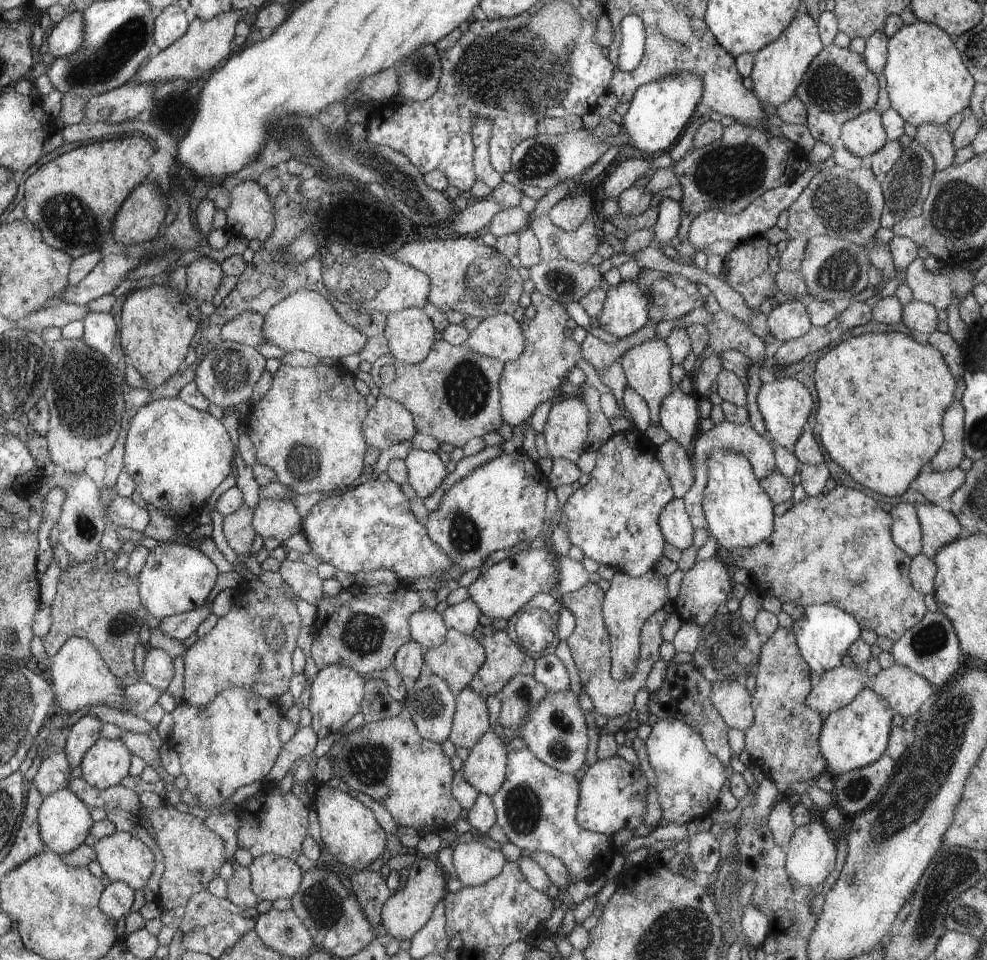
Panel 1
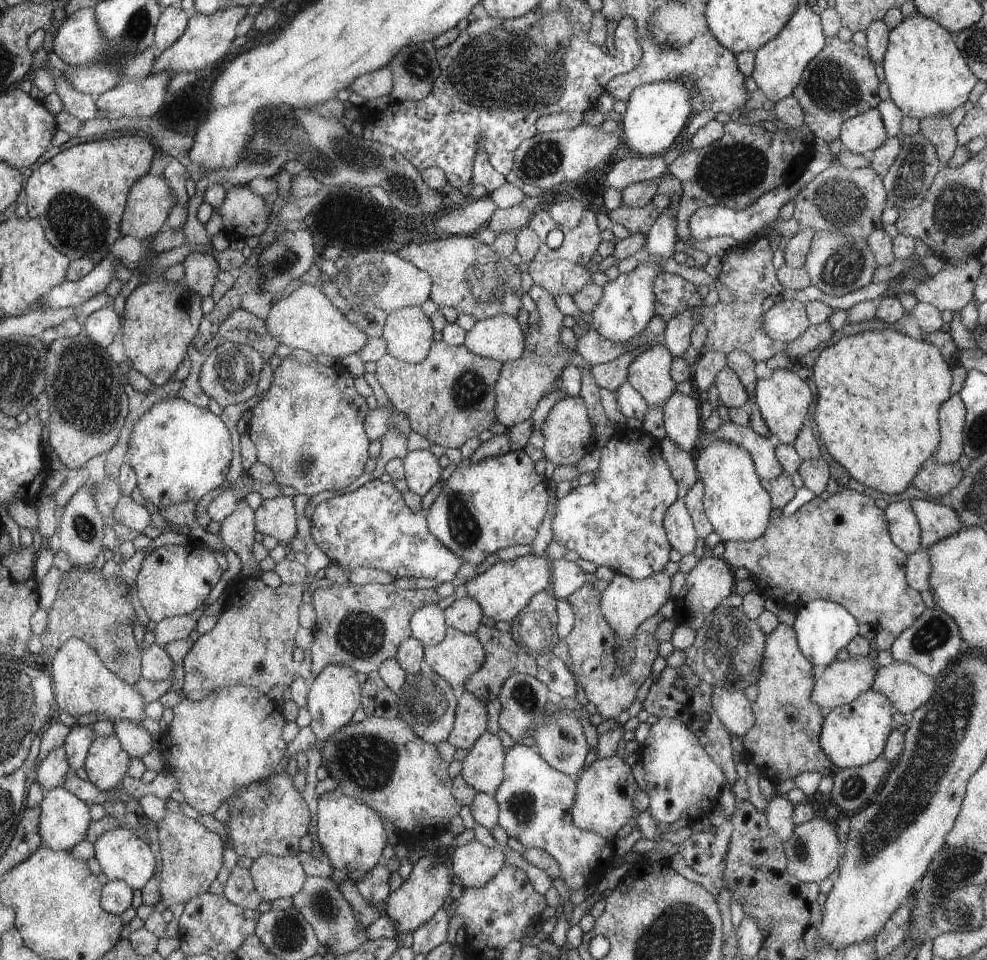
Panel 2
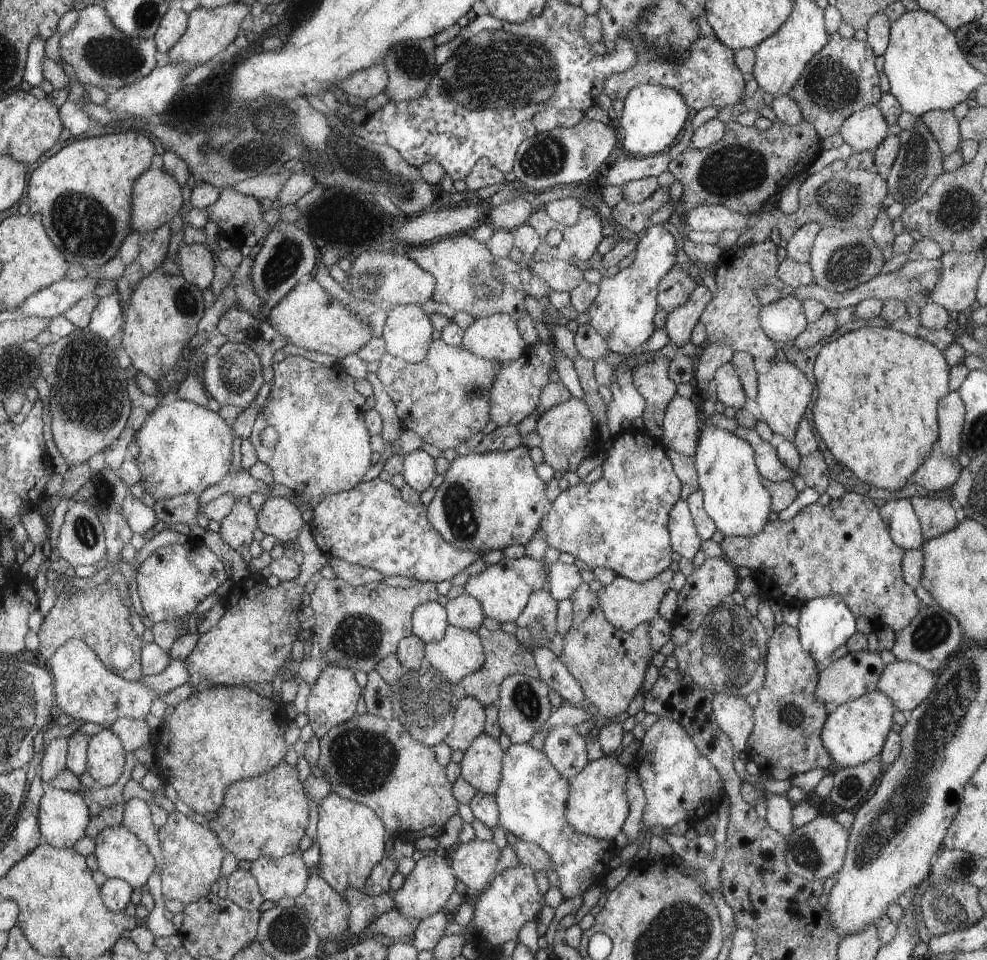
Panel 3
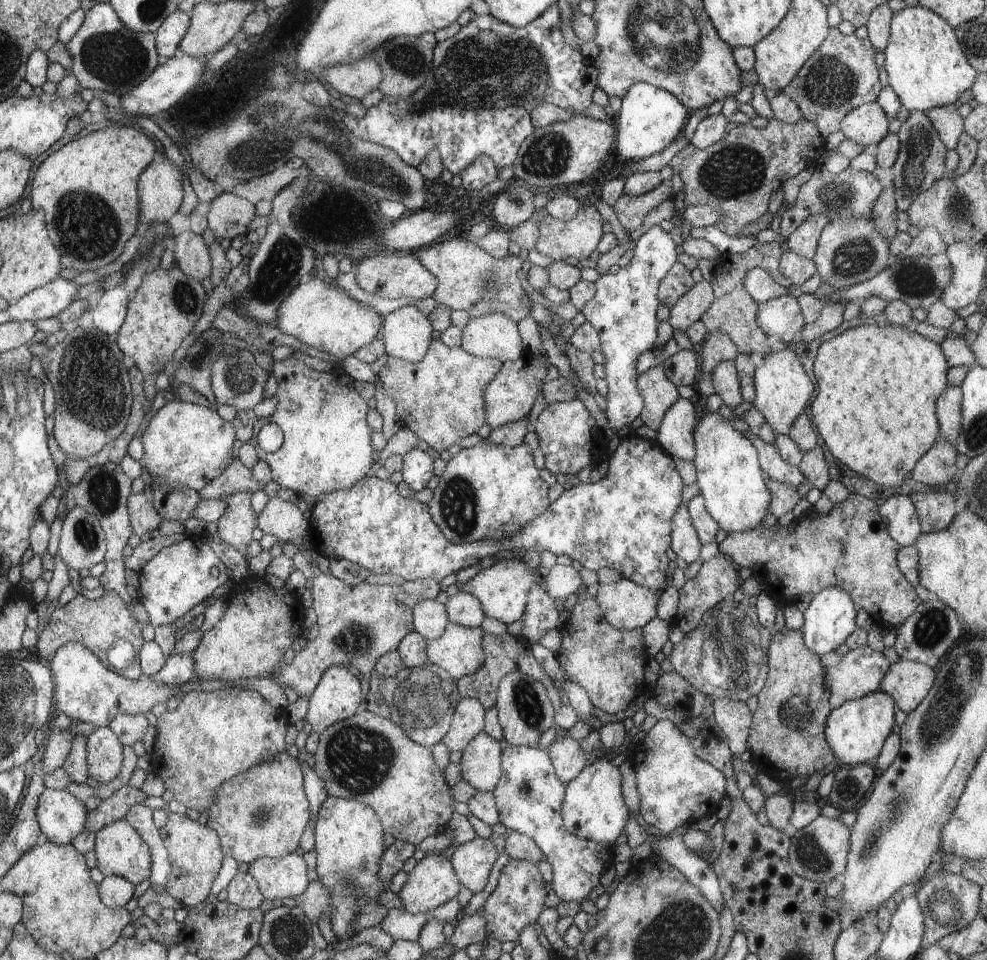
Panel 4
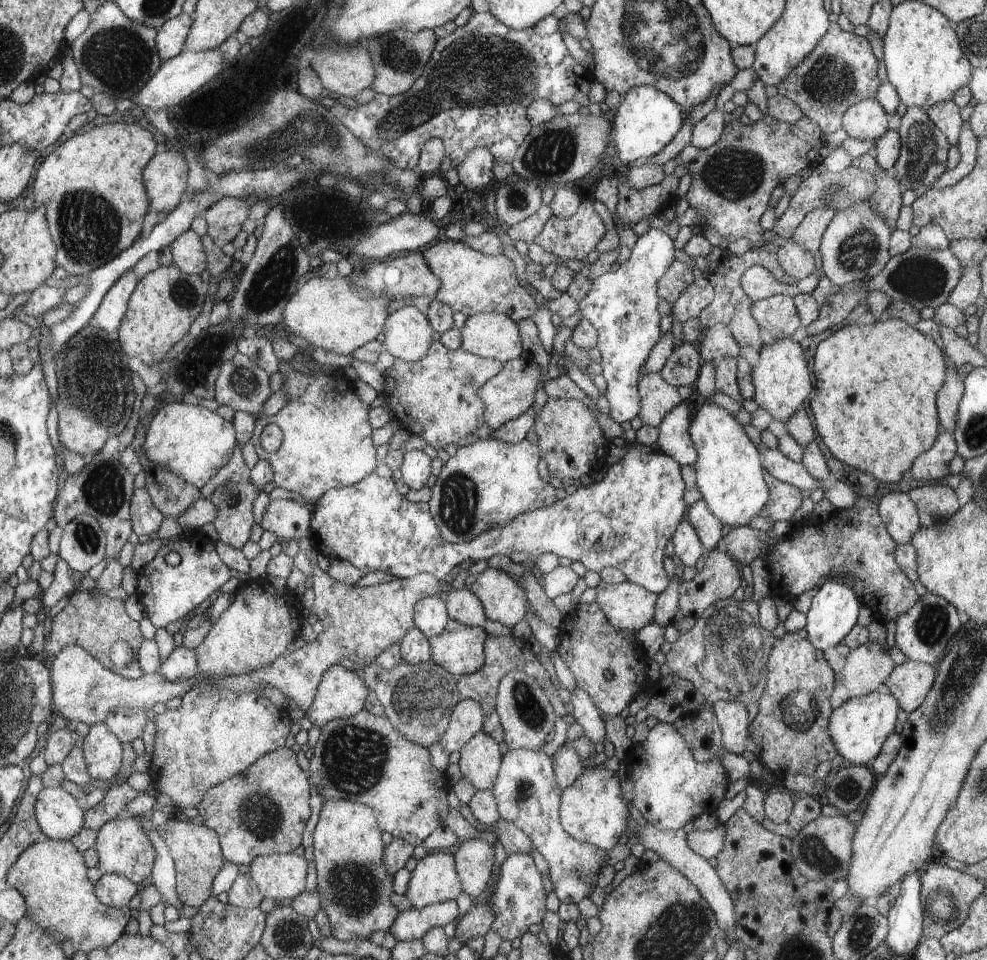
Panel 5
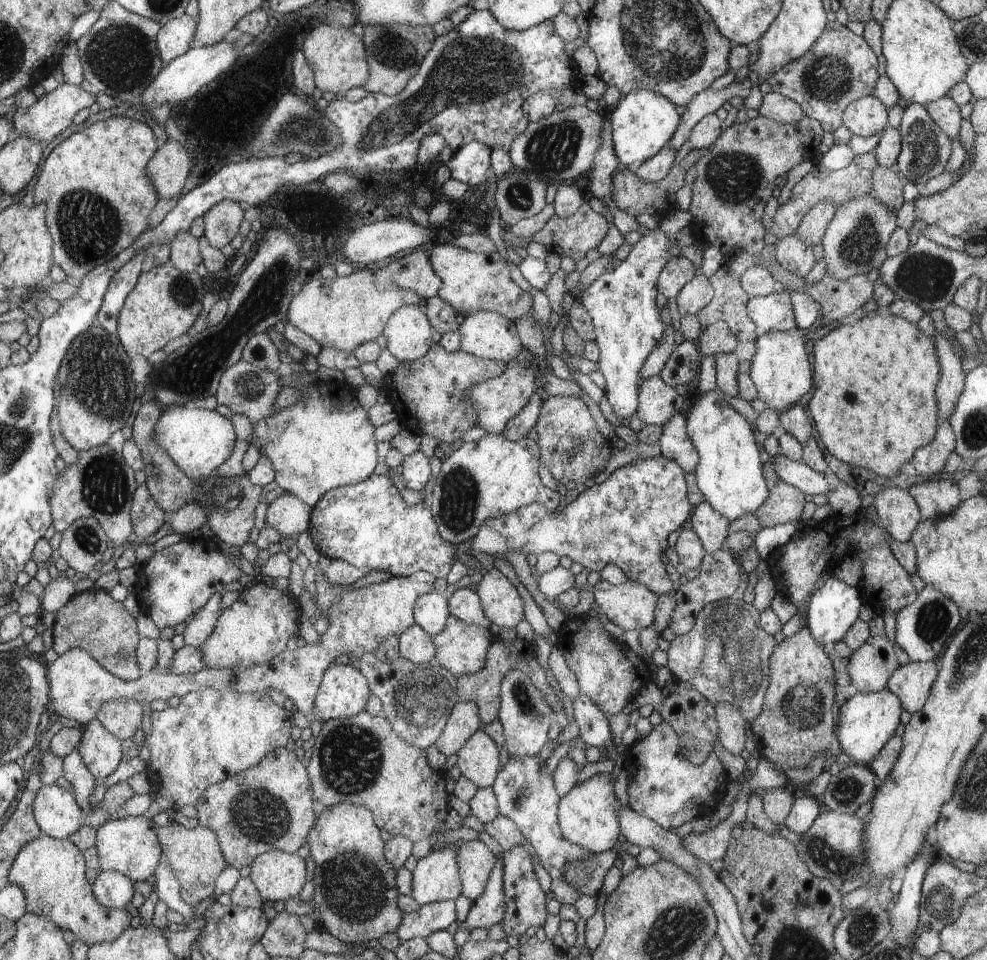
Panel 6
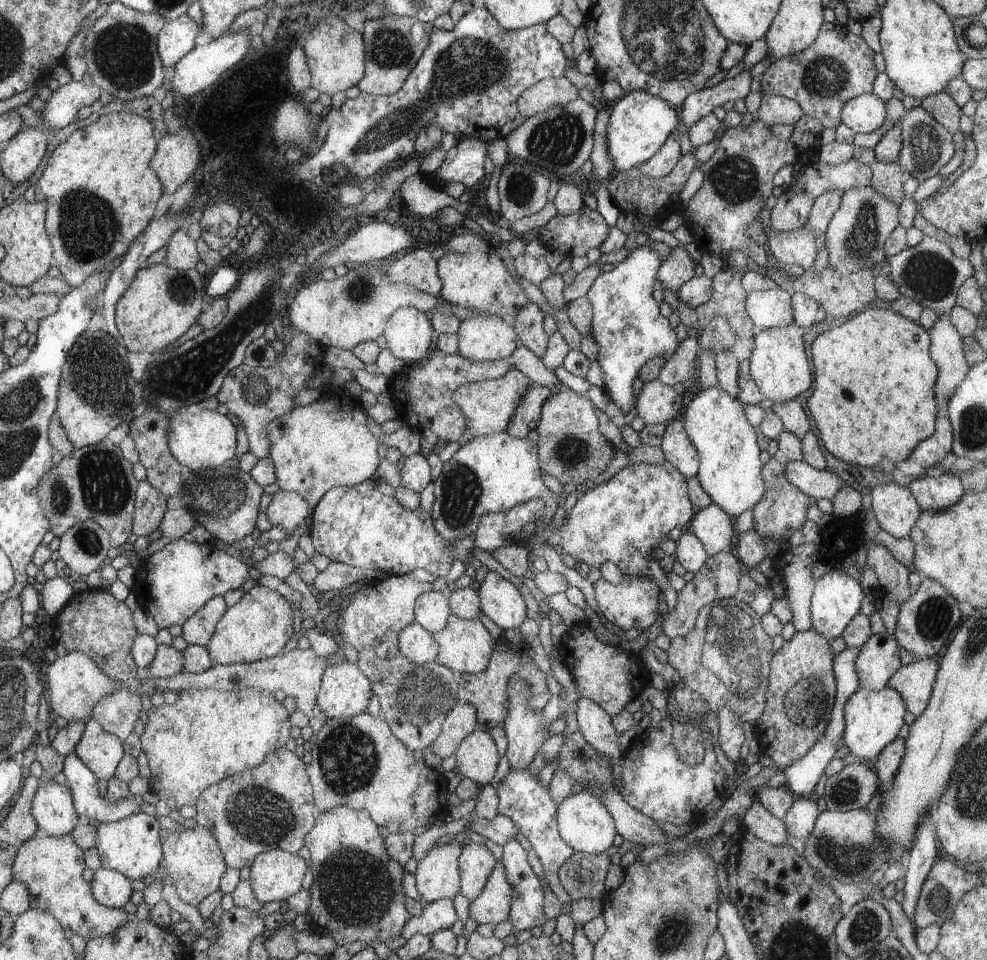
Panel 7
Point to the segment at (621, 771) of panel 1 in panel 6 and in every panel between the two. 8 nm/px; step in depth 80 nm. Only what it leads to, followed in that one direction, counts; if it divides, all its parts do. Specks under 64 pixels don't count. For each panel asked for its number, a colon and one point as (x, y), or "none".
2: (605, 790)
3: (597, 806)
4: (593, 808)
5: (592, 812)
6: (589, 813)

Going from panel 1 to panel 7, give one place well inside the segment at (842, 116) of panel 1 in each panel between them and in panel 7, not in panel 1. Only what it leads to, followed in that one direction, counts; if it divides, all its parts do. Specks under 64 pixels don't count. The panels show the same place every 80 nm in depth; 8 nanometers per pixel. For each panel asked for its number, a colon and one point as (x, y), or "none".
2: (840, 82)
3: (842, 79)
4: (843, 74)
5: (842, 71)
6: (841, 68)
7: (838, 66)

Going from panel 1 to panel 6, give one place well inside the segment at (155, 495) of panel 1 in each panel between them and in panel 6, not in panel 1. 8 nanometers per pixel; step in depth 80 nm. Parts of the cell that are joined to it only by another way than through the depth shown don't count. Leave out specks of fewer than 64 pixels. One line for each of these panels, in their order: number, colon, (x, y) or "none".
2: (178, 451)
3: (184, 448)
4: (185, 444)
5: (194, 443)
6: (199, 441)

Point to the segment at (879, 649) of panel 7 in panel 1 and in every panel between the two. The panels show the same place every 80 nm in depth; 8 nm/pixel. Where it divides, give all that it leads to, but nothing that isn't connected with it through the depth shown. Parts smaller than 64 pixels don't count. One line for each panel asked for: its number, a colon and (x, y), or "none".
1: (836, 688)
2: (843, 681)
3: (848, 678)
4: (859, 672)
5: (867, 668)
6: (870, 667)

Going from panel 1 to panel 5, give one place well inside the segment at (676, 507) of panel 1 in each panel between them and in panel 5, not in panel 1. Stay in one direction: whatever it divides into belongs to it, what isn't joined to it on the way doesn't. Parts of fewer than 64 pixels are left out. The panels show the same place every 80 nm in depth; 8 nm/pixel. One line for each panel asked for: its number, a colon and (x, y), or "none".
2: (678, 521)
3: (685, 541)
4: (686, 545)
5: (688, 547)

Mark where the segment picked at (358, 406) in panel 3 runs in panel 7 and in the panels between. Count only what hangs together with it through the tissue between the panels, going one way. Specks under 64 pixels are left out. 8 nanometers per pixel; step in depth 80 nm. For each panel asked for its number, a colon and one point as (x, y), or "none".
4: (327, 447)
5: (328, 443)
6: (325, 441)
7: (328, 443)

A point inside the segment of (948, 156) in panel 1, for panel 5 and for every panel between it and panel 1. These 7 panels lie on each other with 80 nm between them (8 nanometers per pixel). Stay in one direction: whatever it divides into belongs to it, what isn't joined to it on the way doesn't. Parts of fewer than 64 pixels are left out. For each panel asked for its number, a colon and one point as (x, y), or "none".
2: (939, 131)
3: (943, 125)
4: (946, 120)
5: (946, 116)

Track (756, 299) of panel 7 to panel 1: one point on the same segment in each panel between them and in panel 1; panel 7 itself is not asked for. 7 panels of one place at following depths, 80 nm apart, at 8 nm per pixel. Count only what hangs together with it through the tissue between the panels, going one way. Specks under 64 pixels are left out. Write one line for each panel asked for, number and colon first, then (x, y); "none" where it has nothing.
1: (791, 320)
2: (785, 321)
3: (785, 320)
4: (782, 317)
5: (778, 314)
6: (773, 312)

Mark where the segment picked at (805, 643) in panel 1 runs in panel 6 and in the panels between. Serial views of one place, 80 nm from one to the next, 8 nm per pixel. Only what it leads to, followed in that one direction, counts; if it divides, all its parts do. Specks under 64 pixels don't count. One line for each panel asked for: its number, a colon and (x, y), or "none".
2: (823, 628)
3: (825, 623)
4: (830, 618)
5: (834, 612)
6: (835, 606)

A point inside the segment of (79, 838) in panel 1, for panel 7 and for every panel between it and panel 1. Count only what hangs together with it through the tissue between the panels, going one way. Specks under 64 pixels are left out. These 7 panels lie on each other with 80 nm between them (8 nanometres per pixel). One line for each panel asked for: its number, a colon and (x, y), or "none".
2: (64, 820)
3: (63, 818)
4: (61, 816)
5: (58, 814)
6: (58, 815)
7: (52, 806)

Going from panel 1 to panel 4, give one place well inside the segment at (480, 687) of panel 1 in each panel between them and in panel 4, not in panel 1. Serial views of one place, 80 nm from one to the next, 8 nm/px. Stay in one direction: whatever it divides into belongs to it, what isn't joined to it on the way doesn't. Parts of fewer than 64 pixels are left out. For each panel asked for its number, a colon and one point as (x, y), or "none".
2: (504, 658)
3: (505, 656)
4: (505, 654)

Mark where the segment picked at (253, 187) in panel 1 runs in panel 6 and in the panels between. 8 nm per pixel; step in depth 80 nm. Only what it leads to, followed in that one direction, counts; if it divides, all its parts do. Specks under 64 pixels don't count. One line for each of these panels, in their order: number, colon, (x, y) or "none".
2: (245, 214)
3: (236, 214)
4: (230, 215)
5: (225, 218)
6: (222, 221)

